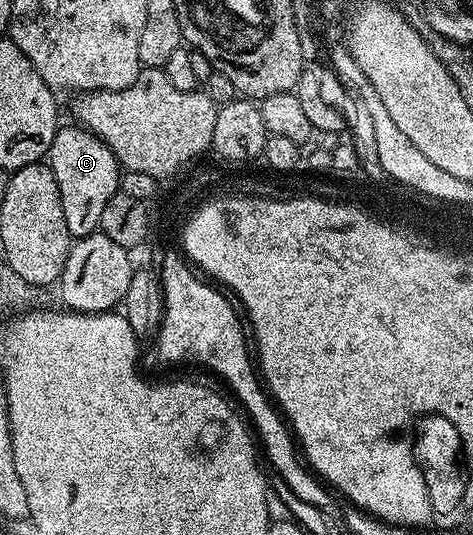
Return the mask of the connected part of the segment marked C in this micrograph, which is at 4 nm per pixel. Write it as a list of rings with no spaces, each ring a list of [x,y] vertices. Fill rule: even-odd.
[[[63,124],[52,139],[48,164],[56,175],[56,187],[60,187],[60,207],[64,207],[64,223],[68,223],[71,238],[87,237],[98,229],[100,215],[108,199],[119,192],[120,166],[116,155],[95,133],[77,124]]]

